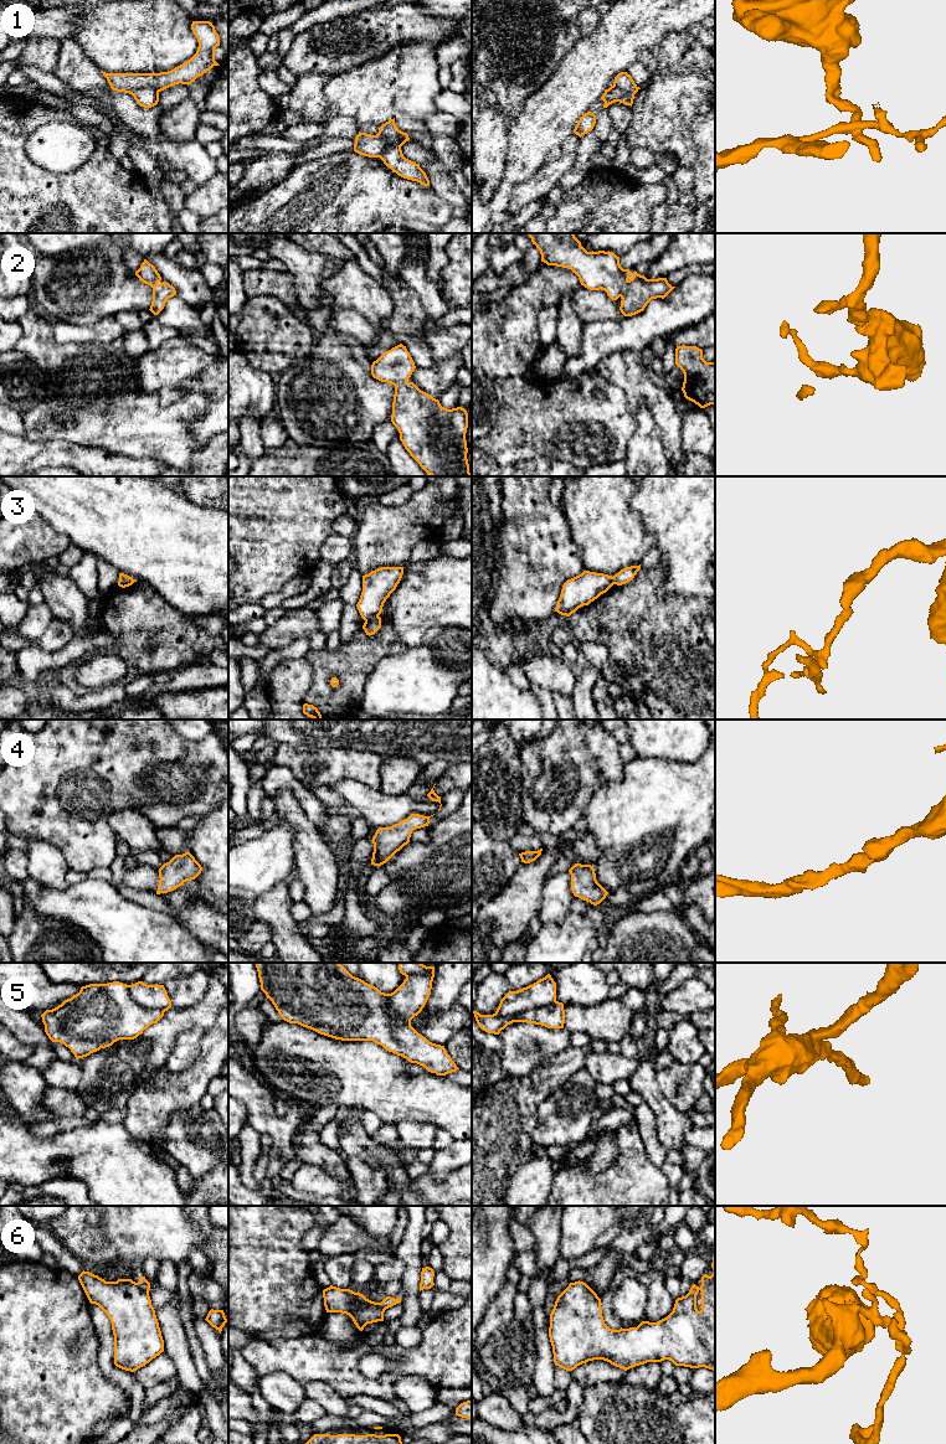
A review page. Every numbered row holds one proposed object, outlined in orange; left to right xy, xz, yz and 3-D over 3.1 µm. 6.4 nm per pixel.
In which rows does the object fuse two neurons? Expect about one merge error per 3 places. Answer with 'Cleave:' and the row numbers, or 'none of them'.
Cleave: 1, 3, 5, 6

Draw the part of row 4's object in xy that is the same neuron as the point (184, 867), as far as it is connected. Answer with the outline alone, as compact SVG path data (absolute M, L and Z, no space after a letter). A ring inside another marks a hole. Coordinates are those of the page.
M187 851L175 855L159 868L159 885L156 894L168 893L182 886L186 881L195 880L202 871L201 865Z

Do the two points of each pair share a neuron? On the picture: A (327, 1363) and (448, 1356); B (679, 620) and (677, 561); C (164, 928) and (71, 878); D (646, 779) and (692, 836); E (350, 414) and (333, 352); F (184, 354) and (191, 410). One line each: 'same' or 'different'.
A: same
B: different
C: different
D: same
E: same
F: different

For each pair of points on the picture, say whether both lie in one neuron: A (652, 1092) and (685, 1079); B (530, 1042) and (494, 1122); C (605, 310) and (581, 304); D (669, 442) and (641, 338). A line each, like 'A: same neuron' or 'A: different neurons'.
A: different neurons
B: different neurons
C: same neuron
D: different neurons

